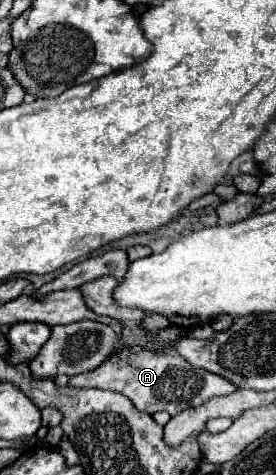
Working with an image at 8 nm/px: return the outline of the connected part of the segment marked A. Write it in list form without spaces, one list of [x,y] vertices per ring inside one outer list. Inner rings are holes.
[[[122,352],[102,362],[92,372],[72,376],[68,384],[76,388],[86,386],[122,392],[126,398],[132,400],[132,404],[136,404],[136,408],[148,414],[166,410],[170,416],[180,414],[182,410],[192,406],[200,406],[204,400],[210,400],[212,396],[226,396],[236,390],[236,386],[230,380],[188,364],[180,354],[168,352]]]

